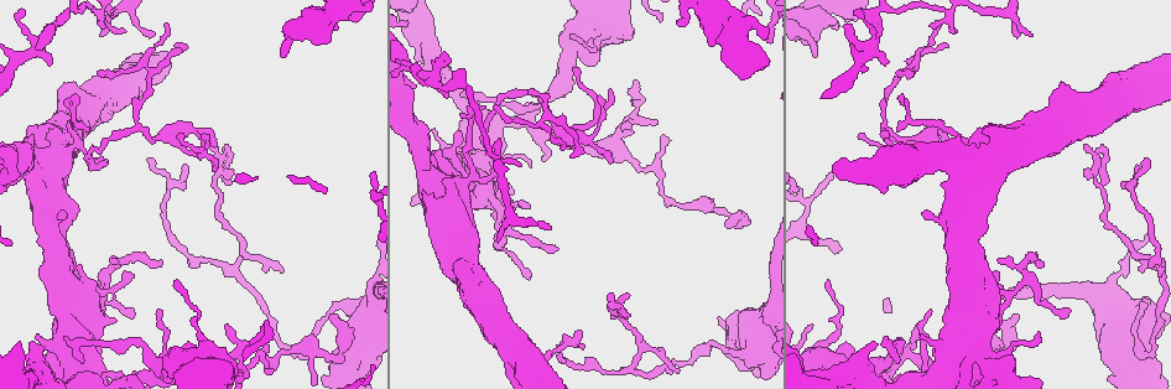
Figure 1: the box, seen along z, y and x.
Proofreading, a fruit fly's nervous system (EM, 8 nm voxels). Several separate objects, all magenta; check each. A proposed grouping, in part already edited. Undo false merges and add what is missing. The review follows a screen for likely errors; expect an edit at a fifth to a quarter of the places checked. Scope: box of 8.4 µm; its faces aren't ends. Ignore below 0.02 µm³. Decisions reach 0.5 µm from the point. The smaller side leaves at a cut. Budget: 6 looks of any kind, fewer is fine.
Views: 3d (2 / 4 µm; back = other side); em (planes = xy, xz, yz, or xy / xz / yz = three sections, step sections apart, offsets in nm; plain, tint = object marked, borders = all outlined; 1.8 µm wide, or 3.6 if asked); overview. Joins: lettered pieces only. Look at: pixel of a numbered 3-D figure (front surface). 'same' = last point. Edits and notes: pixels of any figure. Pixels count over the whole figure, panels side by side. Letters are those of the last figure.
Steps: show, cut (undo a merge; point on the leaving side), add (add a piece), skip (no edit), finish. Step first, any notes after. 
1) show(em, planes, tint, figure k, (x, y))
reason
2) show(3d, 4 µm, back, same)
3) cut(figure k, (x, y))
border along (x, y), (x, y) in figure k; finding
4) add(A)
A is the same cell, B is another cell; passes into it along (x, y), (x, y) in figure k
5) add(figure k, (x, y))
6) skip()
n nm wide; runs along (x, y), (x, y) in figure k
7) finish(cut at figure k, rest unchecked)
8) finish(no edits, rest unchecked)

show(em, planes, tint, figure 1, (271, 358))
sharp bend

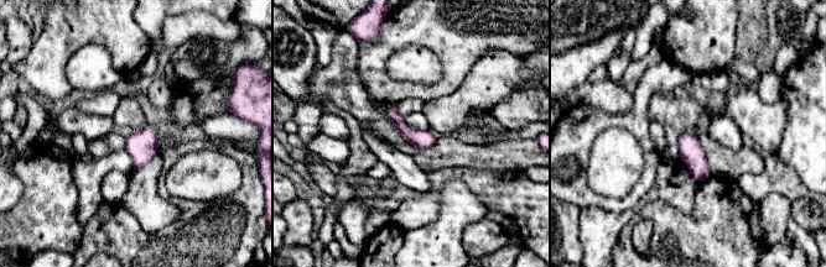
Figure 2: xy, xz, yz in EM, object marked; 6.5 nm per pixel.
show(em, planes, borders, same)
see the neighbours

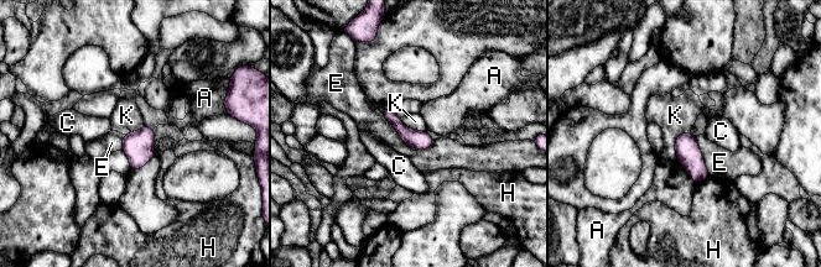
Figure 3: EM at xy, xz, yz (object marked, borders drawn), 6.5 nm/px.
skip()
A, C, E, H and K are other cells; border along (690, 131), (676, 139), (675, 157) in figure 3; continuous, no second neuron

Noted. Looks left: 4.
show(em, planes, tint, figure 1, (1138, 322))
narrows sharply

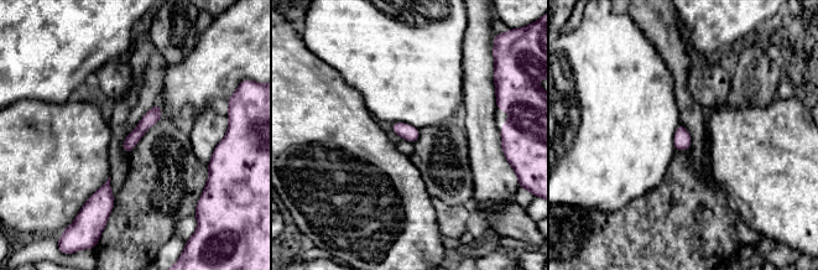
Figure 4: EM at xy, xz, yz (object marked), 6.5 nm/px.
show(em, planes, borders, same)

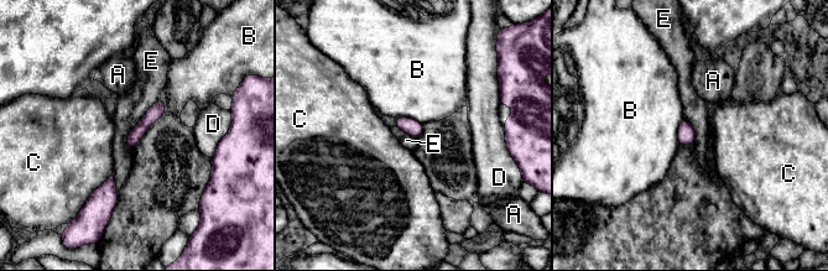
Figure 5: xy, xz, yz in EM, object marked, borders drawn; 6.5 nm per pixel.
skip()
A, B, C, D and E are other cells; border along (160, 97), (129, 133), (130, 149) in figure 5; continuous, no second neuron

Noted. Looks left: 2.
show(em, yz, step 8, borders, figure 1, (595, 63))
free end

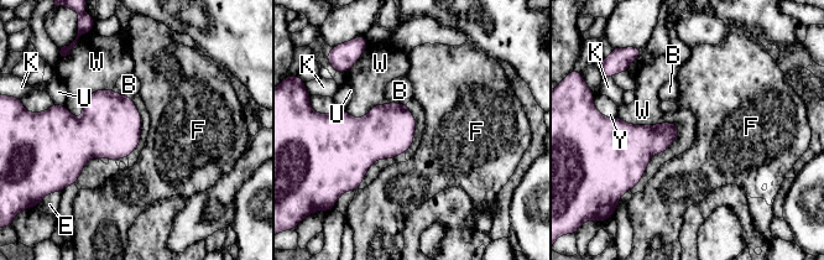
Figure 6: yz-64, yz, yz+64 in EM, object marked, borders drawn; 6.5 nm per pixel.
skip()
W touches over 550 nm; B, E, F, K, U, W and Y are other cells; border along (677, 123), (630, 190) in figure 6; no lettered piece goes on from it

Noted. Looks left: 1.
finish(no edits, rest unchecked)

